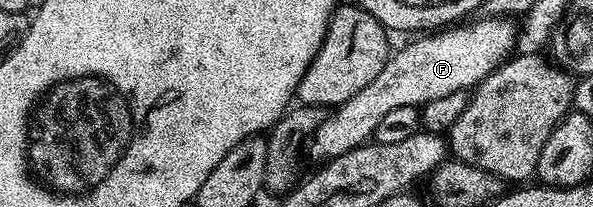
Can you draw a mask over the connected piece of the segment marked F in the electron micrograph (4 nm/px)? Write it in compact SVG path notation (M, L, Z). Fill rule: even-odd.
M481 16L478 19L478 22L466 21L418 37L421 38L418 42L407 43L398 54L397 51L390 53L379 76L361 92L338 105L313 131L311 143L322 154L322 159L338 158L356 146L366 145L373 138L379 120L383 120L391 108L420 108L438 96L476 87L488 74L492 74L514 53L519 30L517 26L512 26L509 18Z

